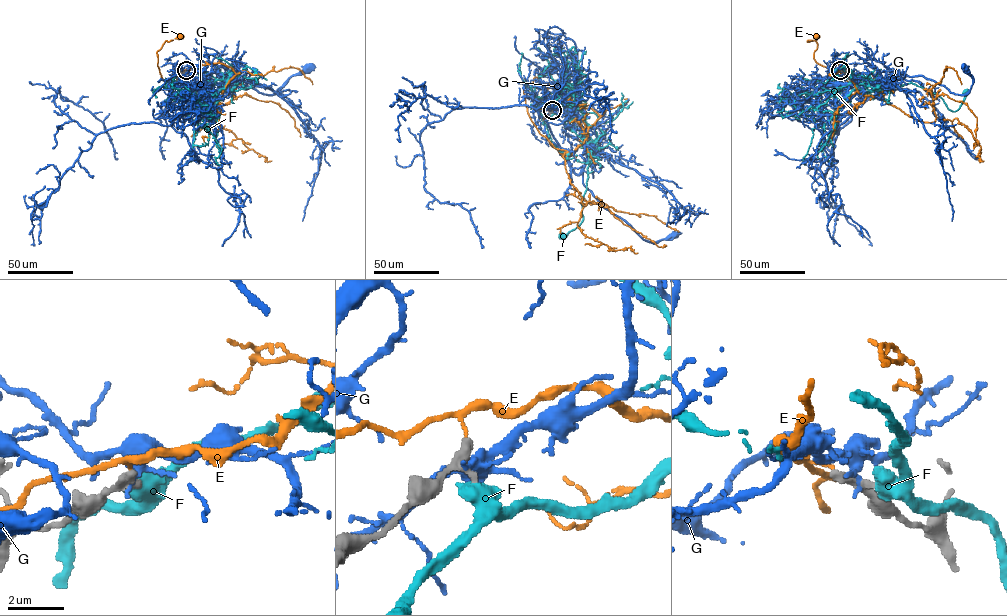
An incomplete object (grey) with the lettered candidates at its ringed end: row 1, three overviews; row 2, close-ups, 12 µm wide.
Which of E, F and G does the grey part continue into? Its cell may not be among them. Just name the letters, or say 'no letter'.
no letter

